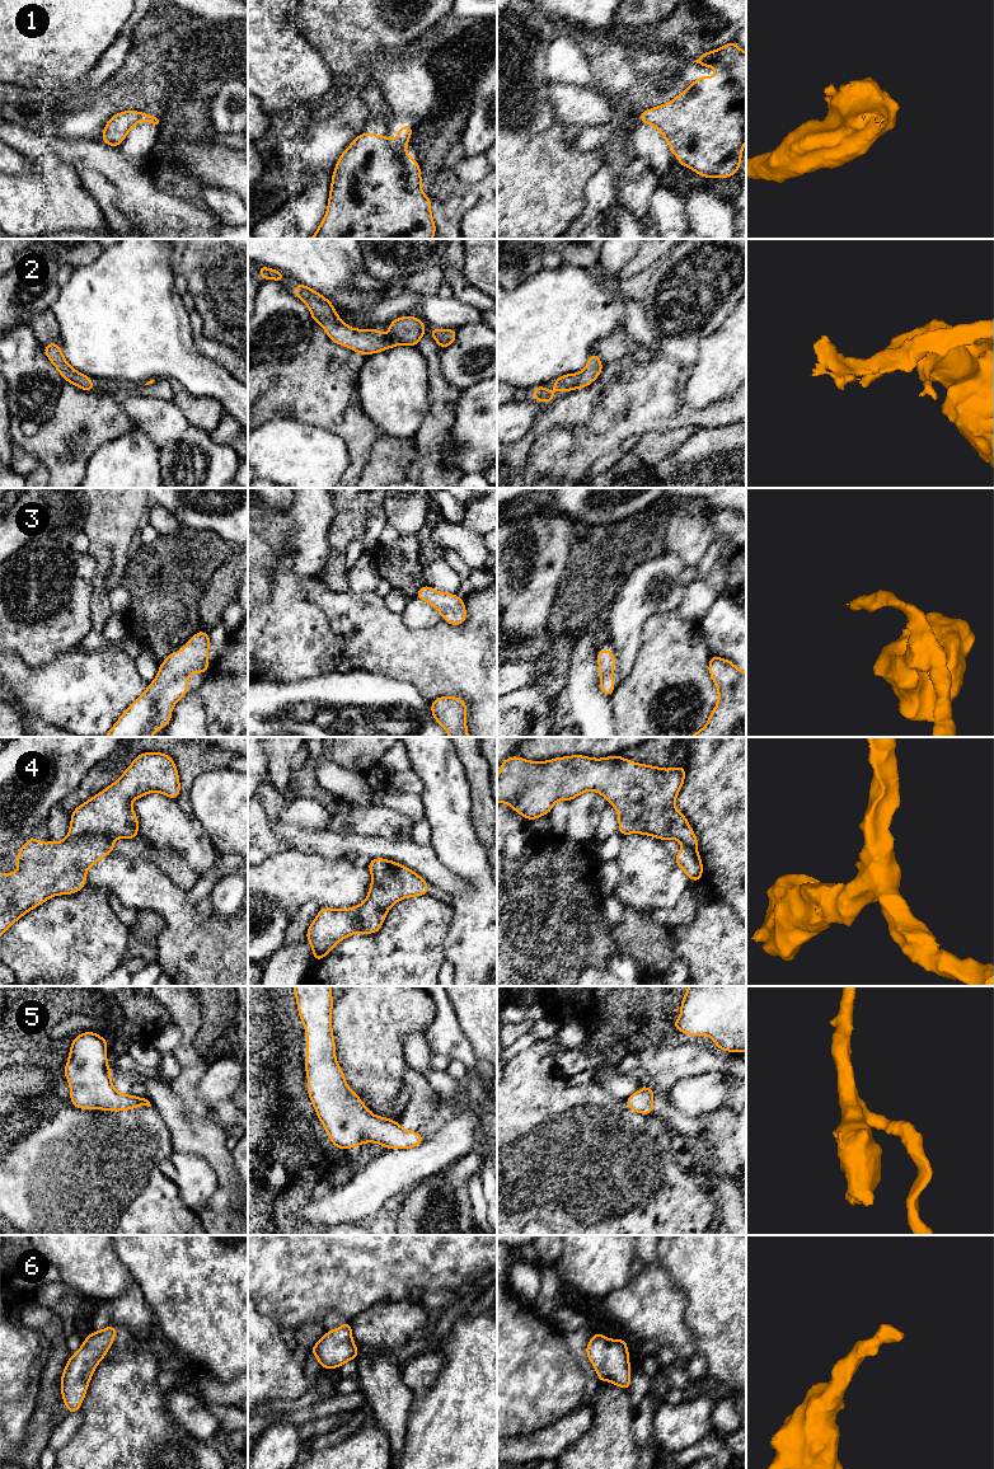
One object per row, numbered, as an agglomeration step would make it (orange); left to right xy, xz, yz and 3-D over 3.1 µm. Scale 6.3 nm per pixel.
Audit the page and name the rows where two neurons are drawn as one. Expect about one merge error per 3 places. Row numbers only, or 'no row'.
1, 4

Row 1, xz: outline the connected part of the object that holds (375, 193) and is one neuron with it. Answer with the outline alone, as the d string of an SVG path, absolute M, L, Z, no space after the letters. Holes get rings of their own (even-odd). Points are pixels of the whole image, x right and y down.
M360 133L336 164L325 216L310 239L432 239L431 198L421 191L419 163L405 151L405 145L390 145L386 135Z

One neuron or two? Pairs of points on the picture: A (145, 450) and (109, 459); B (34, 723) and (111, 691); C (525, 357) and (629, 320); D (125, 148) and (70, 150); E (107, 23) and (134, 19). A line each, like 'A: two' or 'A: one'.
A: one
B: two
C: one
D: two
E: two

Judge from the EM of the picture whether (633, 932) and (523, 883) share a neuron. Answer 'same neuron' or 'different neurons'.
same neuron

